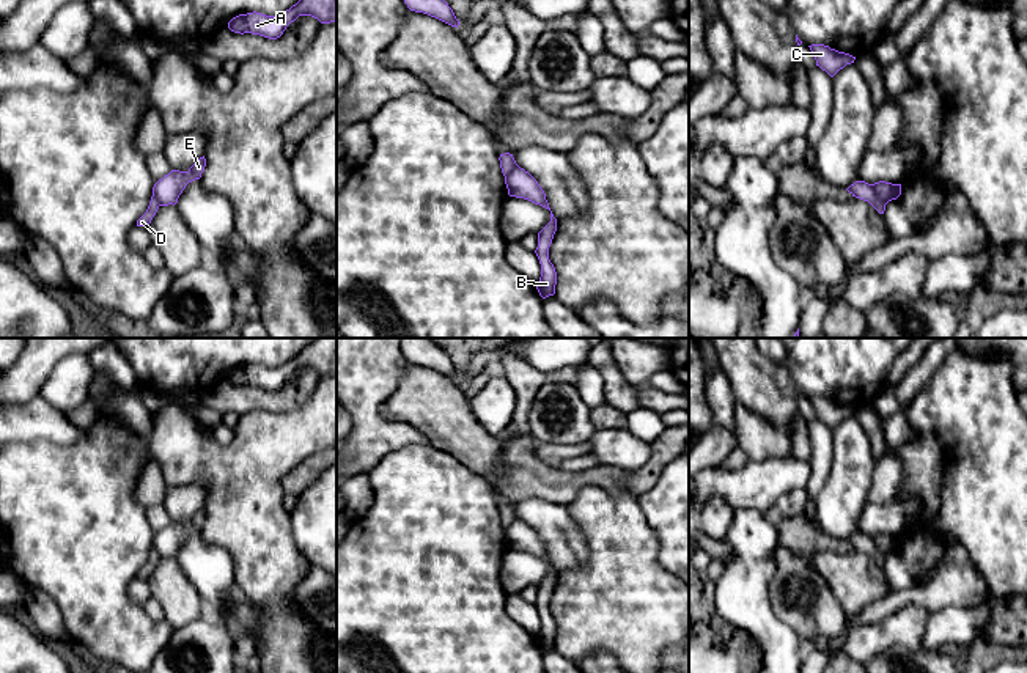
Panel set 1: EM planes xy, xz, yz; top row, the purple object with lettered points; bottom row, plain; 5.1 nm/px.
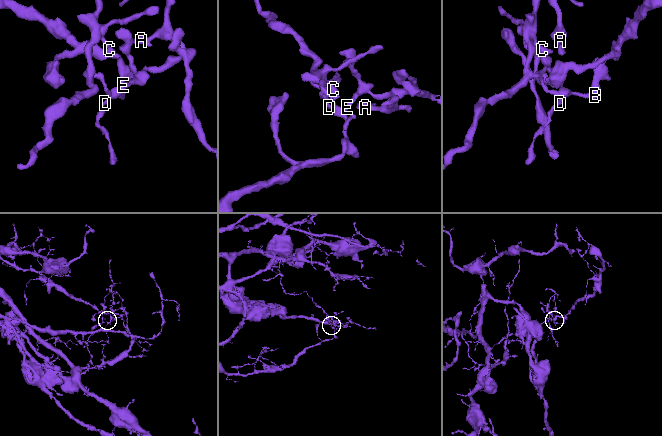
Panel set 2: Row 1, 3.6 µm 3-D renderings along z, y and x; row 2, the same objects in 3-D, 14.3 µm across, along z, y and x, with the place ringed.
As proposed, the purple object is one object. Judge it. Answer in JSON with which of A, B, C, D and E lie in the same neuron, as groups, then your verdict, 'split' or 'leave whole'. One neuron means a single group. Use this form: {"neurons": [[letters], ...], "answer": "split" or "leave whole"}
{"neurons": [["A", "C", "D"], ["B", "E"]], "answer": "split"}

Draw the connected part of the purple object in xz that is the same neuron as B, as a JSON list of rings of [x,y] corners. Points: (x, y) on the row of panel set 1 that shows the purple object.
[[[550,211],[550,222],[538,233],[538,247],[535,250],[541,264],[541,277],[536,285],[536,289],[543,299],[555,294],[557,272],[549,259],[549,247],[552,244],[555,231],[557,219]]]

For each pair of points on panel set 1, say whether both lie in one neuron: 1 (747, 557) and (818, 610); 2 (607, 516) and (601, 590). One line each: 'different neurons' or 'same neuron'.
1: different neurons
2: same neuron

